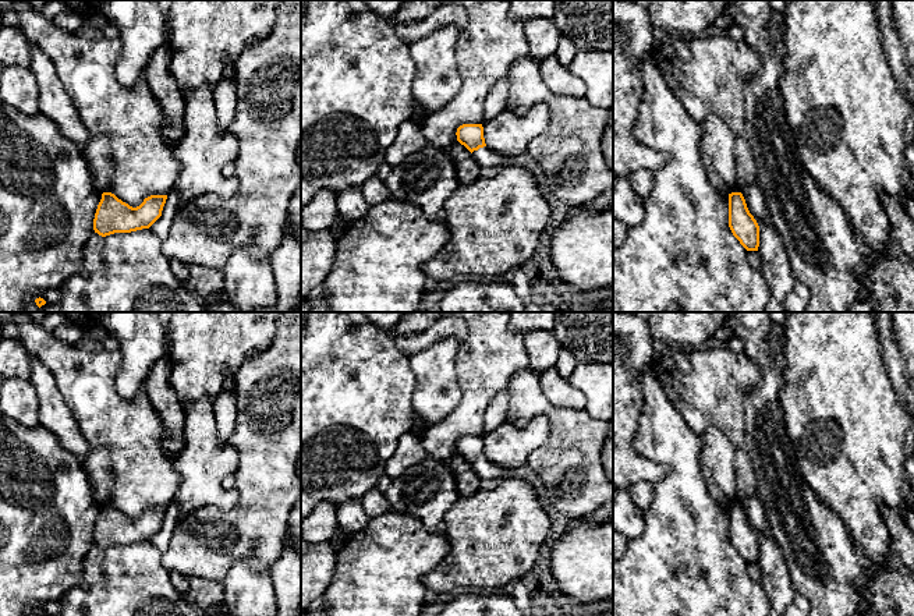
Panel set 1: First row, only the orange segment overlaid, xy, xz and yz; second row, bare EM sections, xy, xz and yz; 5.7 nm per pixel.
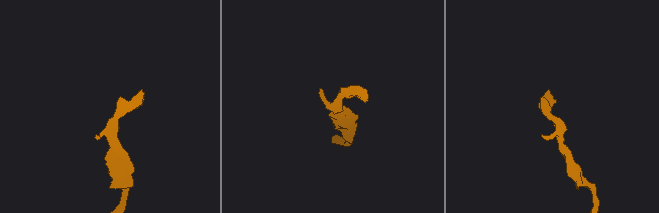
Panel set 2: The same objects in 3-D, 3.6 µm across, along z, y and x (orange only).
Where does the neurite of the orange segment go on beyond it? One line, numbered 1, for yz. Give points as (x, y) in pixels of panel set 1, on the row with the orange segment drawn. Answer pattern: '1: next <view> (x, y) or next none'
1: next none

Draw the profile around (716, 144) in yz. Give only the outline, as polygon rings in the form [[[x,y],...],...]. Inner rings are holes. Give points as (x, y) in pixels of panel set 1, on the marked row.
[[[709,114],[701,125],[699,151],[713,187],[726,195],[734,192],[734,138],[730,128],[715,114]]]

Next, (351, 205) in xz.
[[[351,188],[336,197],[337,213],[347,224],[361,219],[369,209],[361,188]]]

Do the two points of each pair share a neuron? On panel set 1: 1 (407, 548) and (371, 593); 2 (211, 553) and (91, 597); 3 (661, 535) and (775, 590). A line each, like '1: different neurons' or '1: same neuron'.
1: same neuron
2: different neurons
3: different neurons

